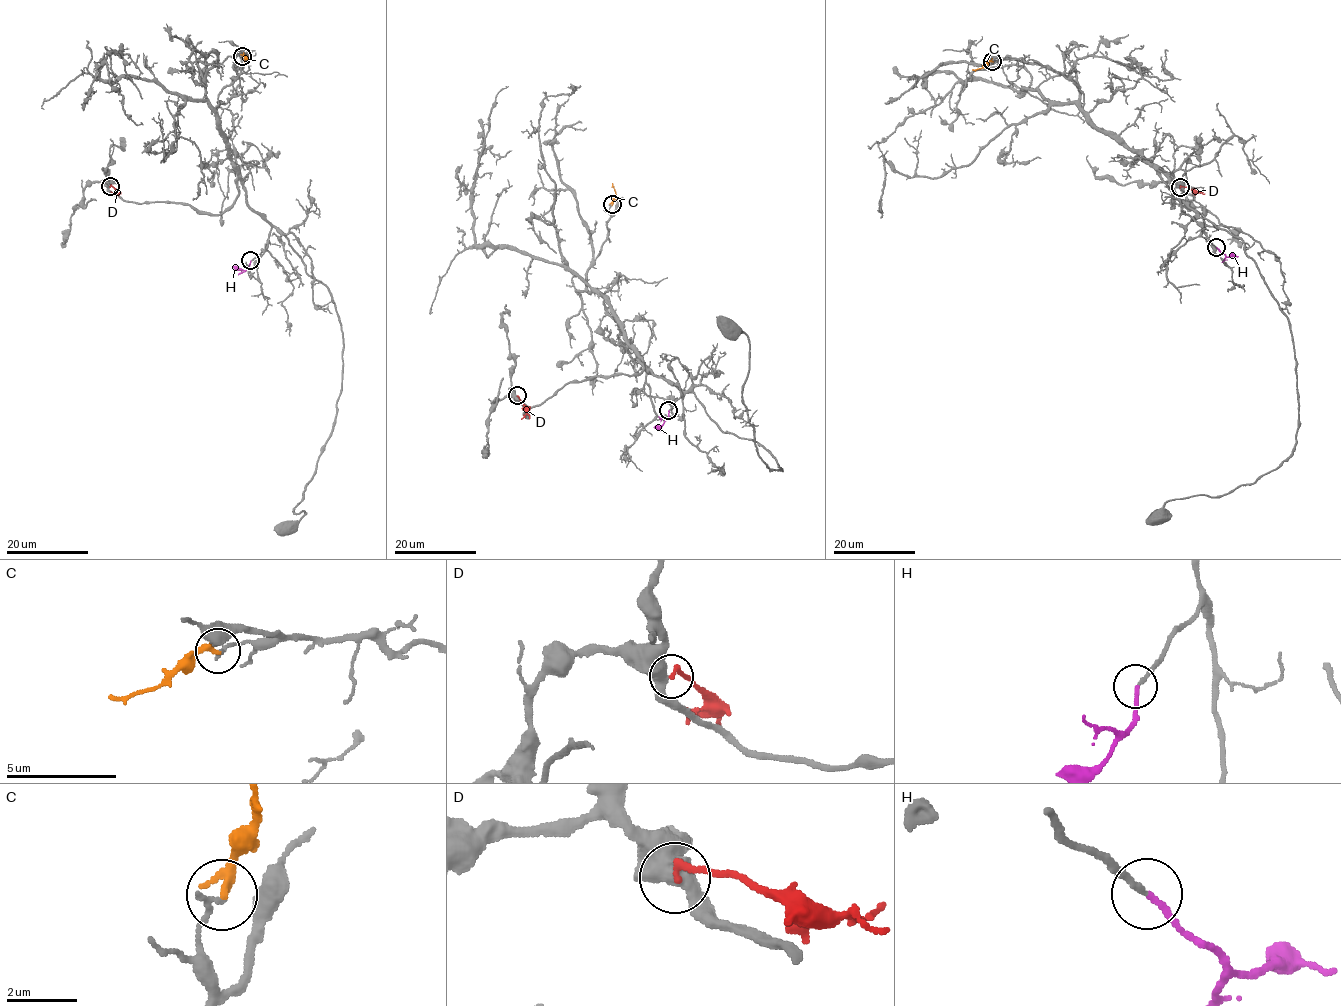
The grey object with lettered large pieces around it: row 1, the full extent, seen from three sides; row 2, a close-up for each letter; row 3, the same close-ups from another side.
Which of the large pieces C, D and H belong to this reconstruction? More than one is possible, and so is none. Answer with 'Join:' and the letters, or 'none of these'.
Join: H

